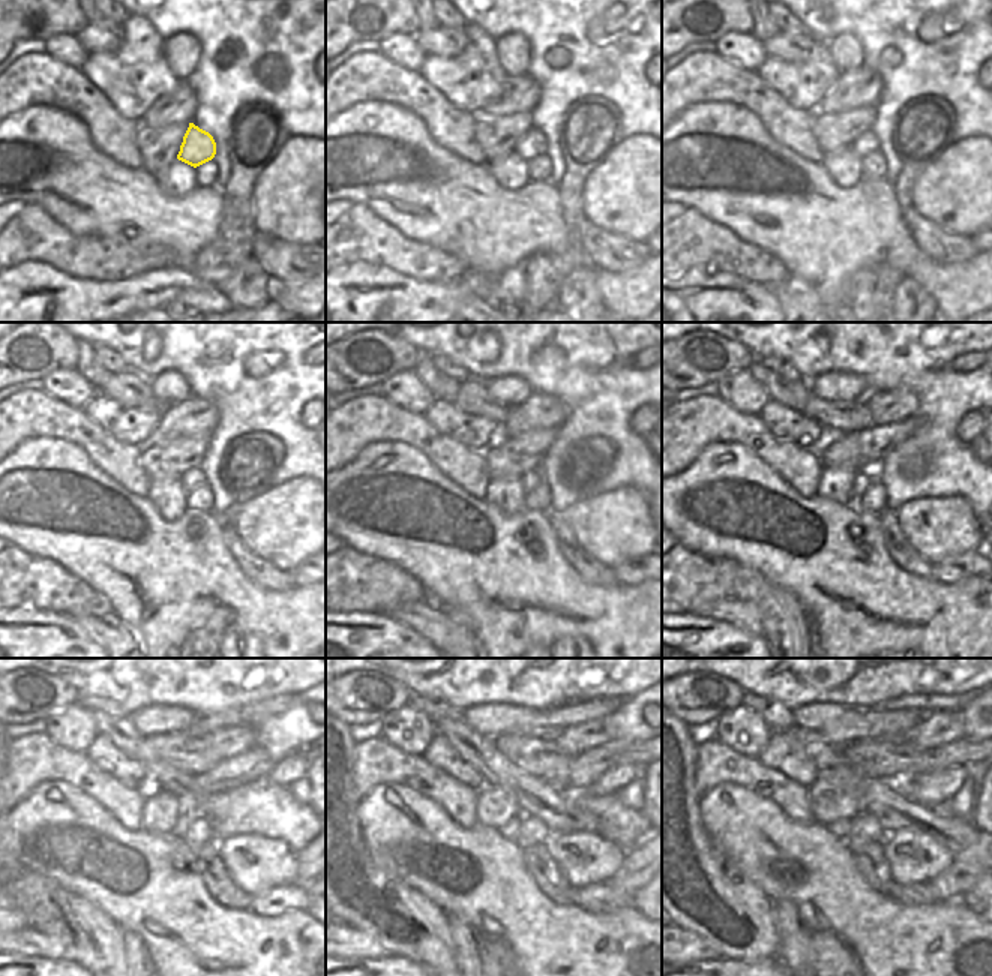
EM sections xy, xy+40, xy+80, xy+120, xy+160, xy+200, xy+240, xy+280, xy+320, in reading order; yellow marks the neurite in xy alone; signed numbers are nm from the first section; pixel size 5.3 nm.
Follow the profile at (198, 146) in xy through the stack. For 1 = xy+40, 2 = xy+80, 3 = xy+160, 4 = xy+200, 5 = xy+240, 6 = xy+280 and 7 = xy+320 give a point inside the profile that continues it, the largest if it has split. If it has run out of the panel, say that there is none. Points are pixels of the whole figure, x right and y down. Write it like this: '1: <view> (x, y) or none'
1: xy+40 (532, 144)
2: xy+80 (866, 143)
3: xy+160 (530, 479)
4: xy+200 (863, 477)
5: xy+240 (185, 817)
6: xy+280 (511, 828)
7: xy+320 (841, 828)

